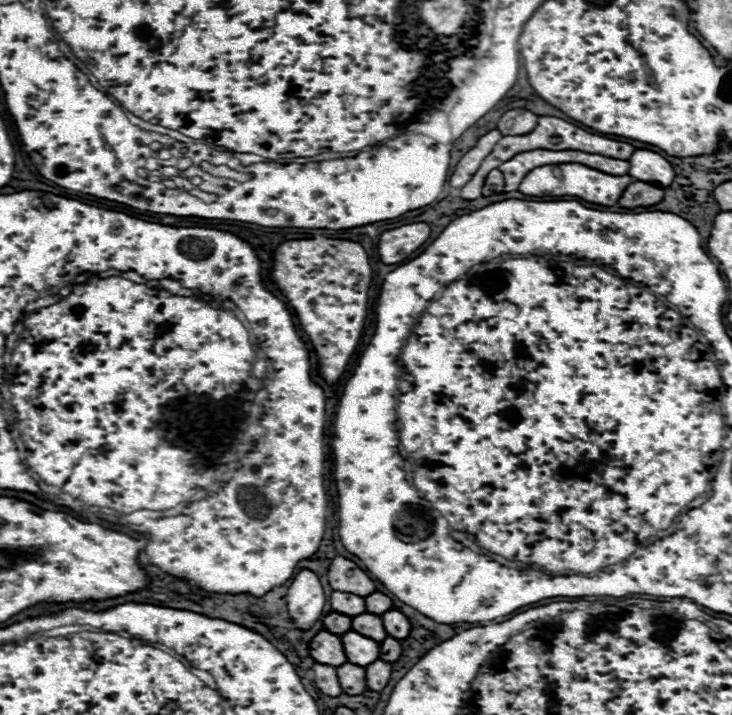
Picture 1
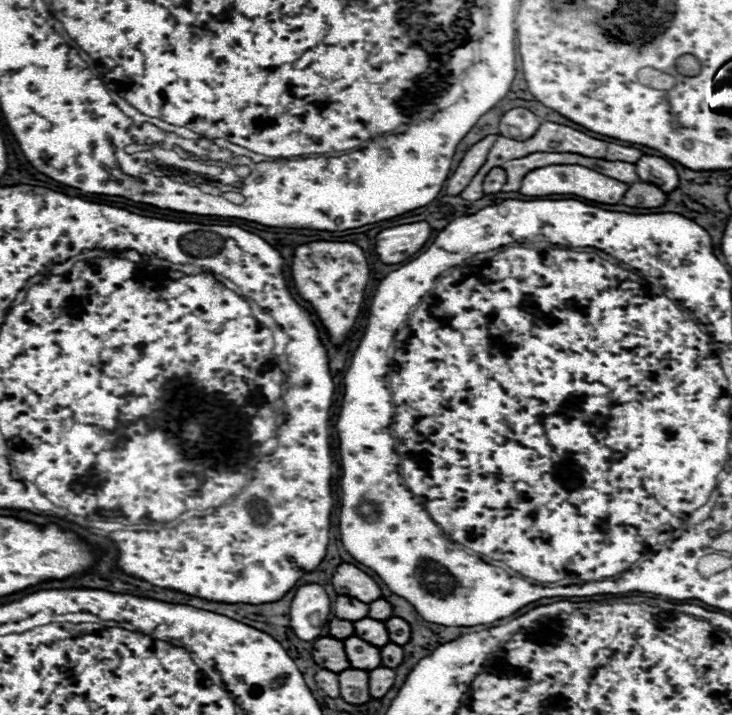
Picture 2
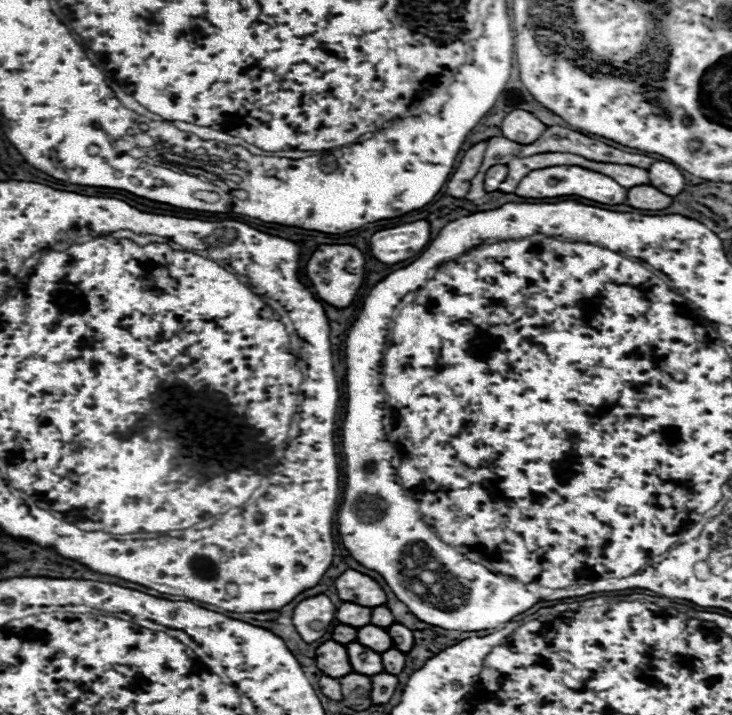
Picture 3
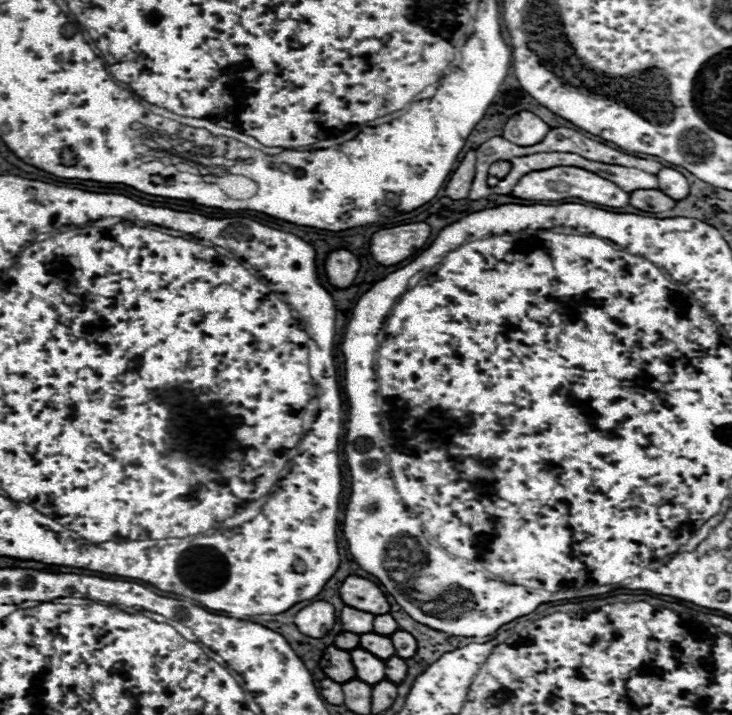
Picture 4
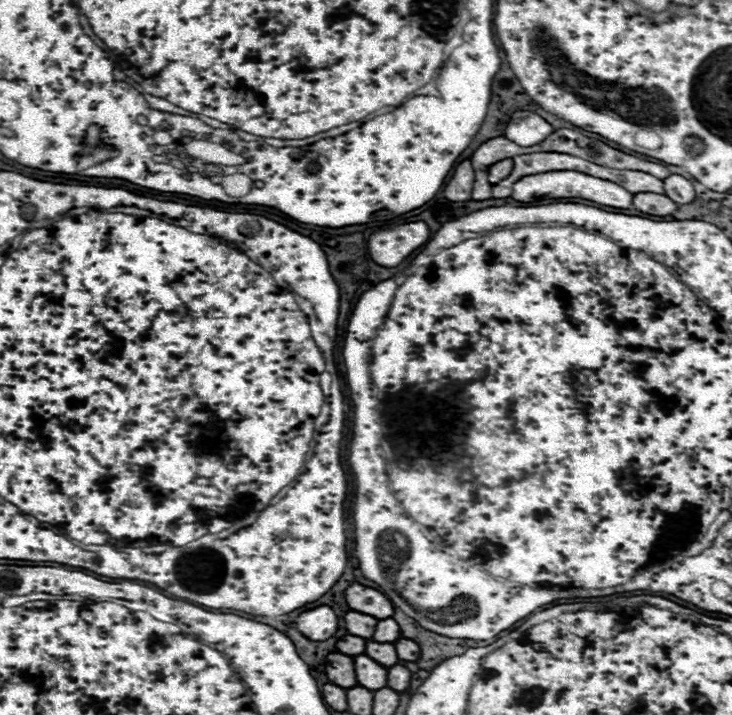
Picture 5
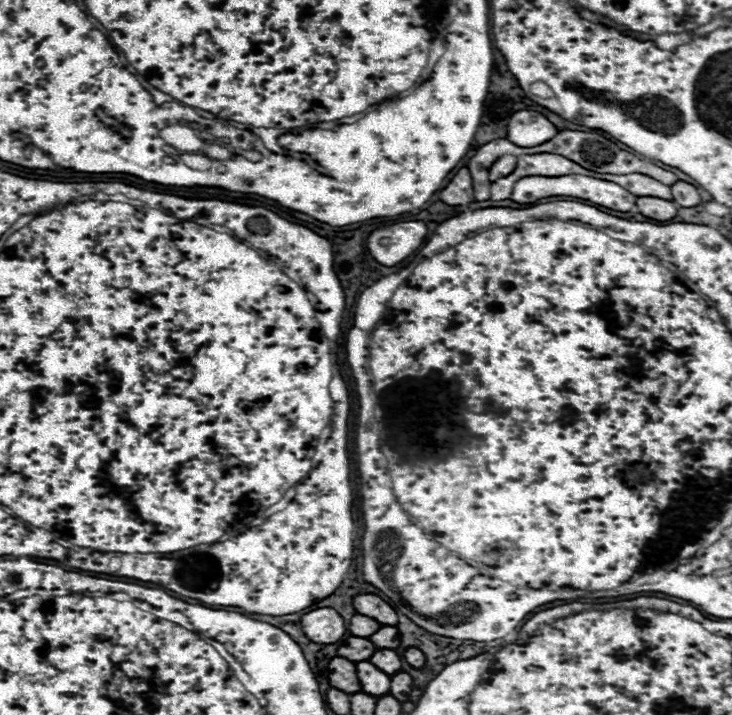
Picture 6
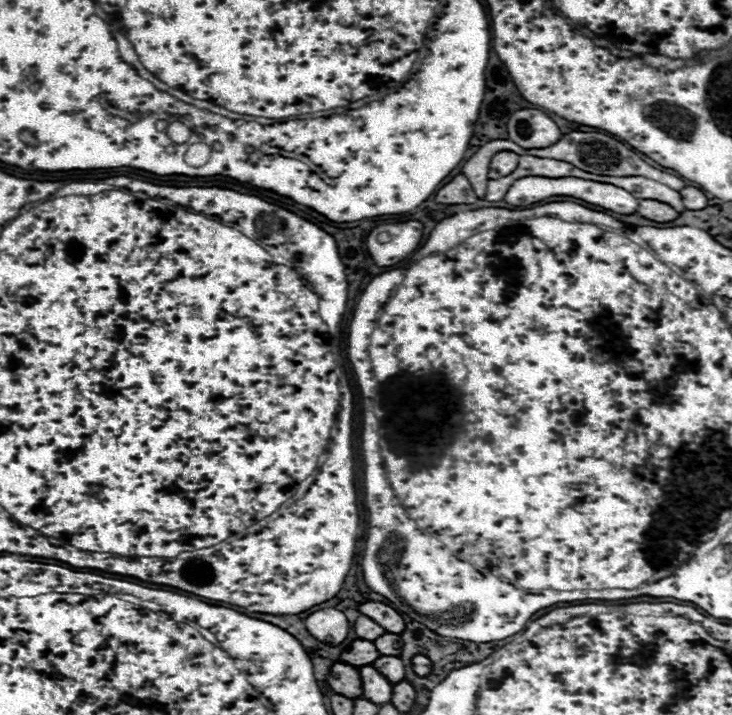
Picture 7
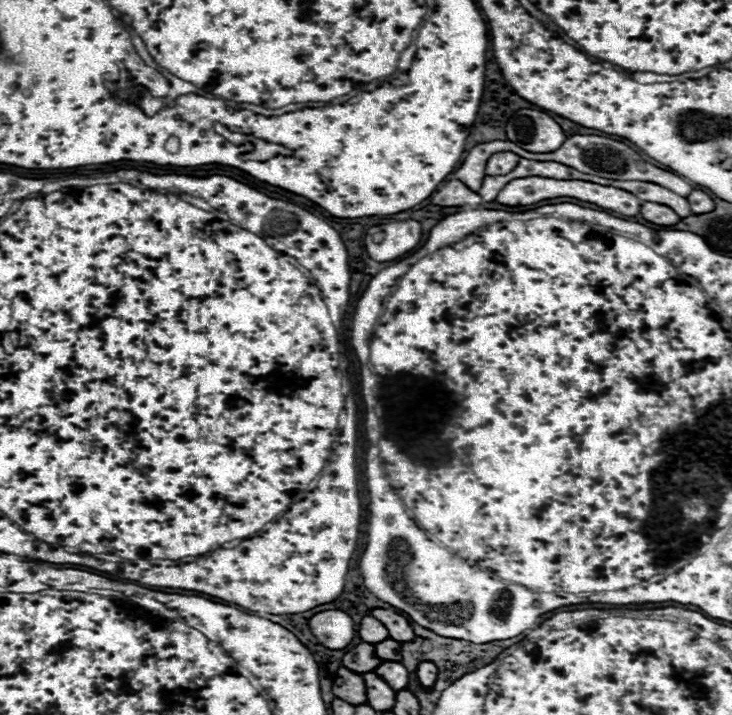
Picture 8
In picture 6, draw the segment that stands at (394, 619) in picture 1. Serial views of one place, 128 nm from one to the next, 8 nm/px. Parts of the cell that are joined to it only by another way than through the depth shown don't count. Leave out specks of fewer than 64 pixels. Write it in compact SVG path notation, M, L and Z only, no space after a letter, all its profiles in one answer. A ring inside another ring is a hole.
M408 648L408 650L404 652L404 658L406 658L406 662L408 662L410 666L414 666L414 668L422 668L422 666L426 664L426 656L424 656L418 648Z

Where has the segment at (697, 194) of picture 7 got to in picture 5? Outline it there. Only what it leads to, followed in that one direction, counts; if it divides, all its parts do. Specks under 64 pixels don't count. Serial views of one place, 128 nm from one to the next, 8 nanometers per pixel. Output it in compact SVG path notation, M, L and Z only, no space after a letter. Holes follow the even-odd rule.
M670 174L664 180L664 194L670 200L676 200L676 204L680 204L680 206L690 204L696 198L692 184L684 176L678 176L678 174Z

